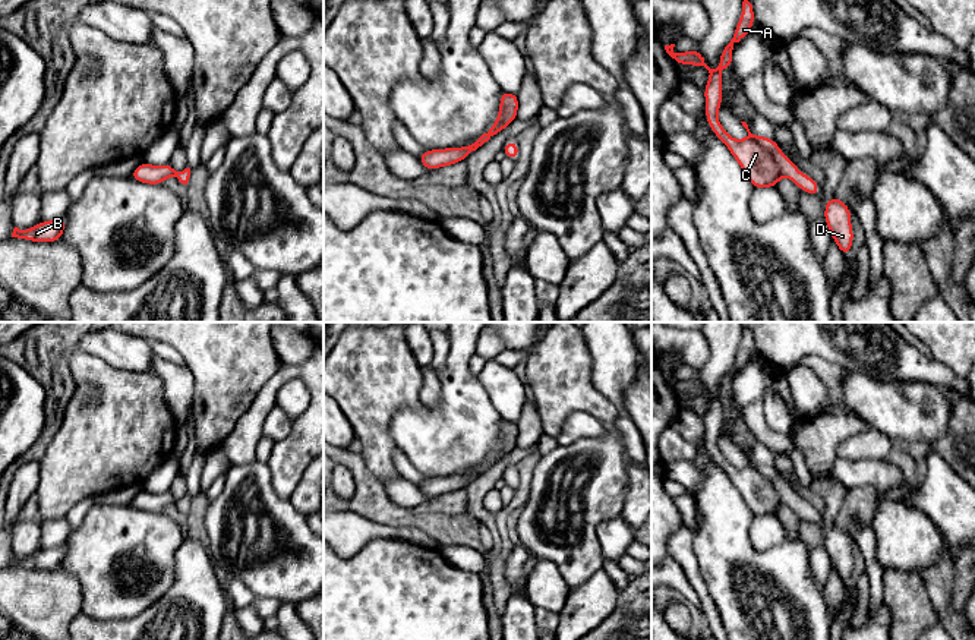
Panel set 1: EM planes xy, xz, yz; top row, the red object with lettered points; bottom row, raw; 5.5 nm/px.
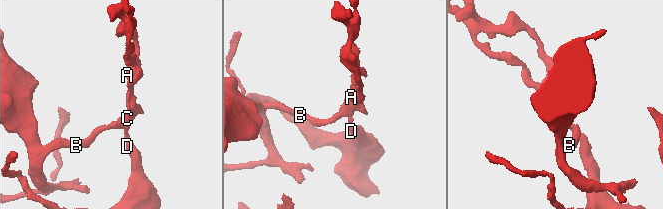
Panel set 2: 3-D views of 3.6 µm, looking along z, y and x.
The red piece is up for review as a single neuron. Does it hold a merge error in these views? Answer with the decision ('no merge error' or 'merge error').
no merge error

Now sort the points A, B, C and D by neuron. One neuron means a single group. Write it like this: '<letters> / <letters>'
A B C D

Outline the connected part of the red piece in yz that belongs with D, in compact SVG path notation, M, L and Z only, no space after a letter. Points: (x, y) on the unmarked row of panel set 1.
M836 524L826 530L824 548L829 554L830 564L845 584L851 583L853 568L851 542L852 539Z

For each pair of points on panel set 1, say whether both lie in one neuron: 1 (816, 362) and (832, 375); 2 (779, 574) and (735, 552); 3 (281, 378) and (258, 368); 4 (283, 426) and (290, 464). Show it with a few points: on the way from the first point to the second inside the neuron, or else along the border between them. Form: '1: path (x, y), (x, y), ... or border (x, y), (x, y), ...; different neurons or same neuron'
1: path (820, 366), (827, 372); same neuron
2: path (769, 570), (745, 560); same neuron
3: border (305, 359), (296, 365), (281, 365), (253, 402); different neurons
4: border (292, 421), (289, 434), (274, 443); different neurons

